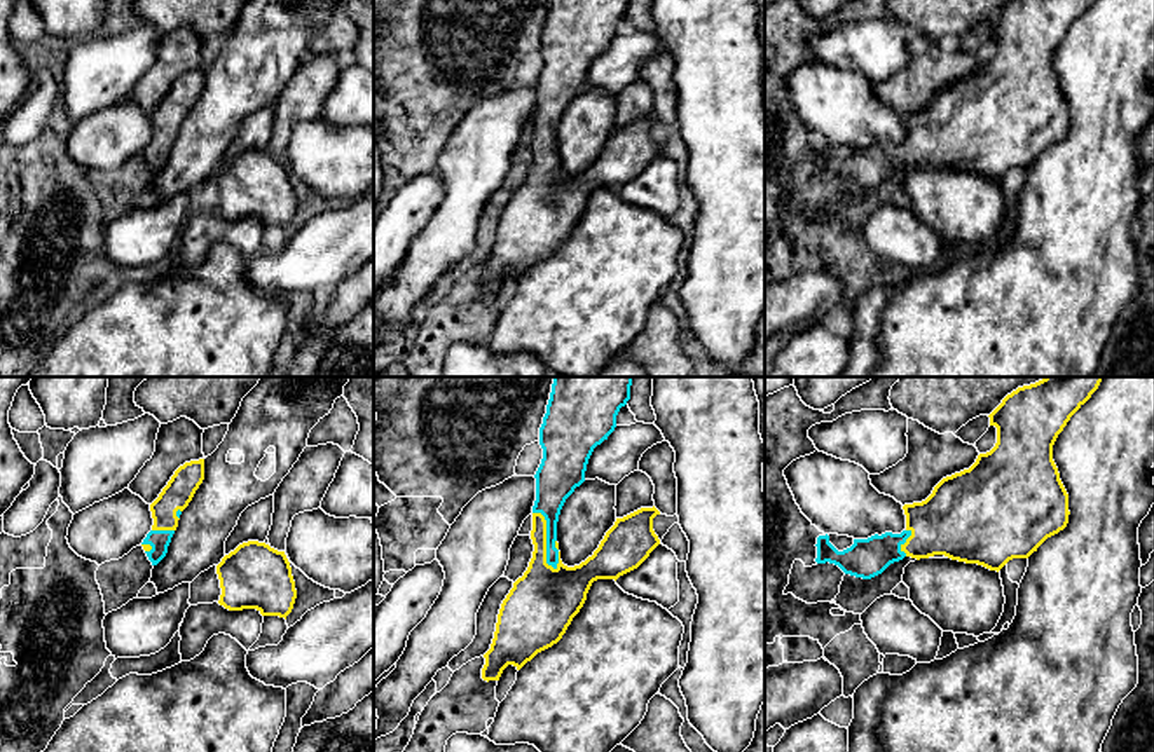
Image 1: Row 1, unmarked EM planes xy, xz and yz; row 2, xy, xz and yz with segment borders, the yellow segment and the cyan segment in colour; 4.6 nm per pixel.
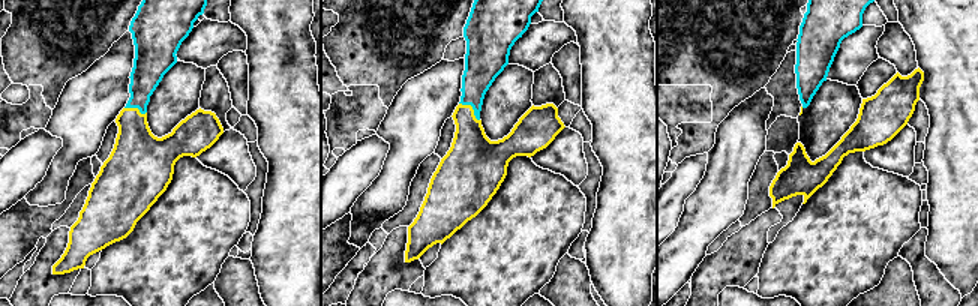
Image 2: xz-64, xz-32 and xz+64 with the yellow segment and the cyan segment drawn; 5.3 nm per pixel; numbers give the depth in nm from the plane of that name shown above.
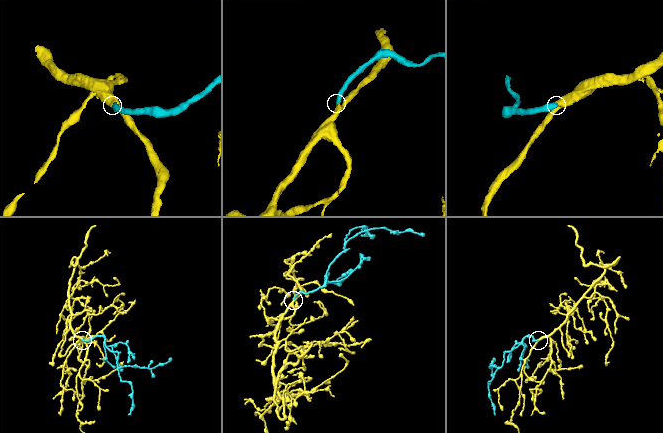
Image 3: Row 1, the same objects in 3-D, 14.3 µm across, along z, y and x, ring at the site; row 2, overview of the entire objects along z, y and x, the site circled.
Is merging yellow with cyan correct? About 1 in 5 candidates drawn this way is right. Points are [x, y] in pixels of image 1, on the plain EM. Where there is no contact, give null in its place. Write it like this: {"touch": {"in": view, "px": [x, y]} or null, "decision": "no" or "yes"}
{"touch": {"in": "xz", "px": [545, 149]}, "decision": "yes"}

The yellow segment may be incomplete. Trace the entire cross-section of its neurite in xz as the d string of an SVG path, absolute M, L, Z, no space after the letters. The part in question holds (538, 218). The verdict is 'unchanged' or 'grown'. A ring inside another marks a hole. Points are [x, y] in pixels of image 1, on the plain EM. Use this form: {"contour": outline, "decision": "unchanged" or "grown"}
{"contour": "M552 0L546 23L539 37L539 54L543 58L541 73L534 84L536 110L532 115L534 154L532 167L522 187L501 213L494 248L491 258L484 263L484 290L499 290L503 279L513 274L520 279L538 262L557 253L580 222L587 209L587 202L597 188L618 188L620 185L637 178L649 162L660 154L653 140L653 127L660 120L641 117L623 127L616 127L615 134L606 141L599 157L585 171L567 176L560 169L557 152L557 131L566 108L585 91L588 68L597 54L601 54L616 37L616 24L630 9L630 0Z", "decision": "grown"}

